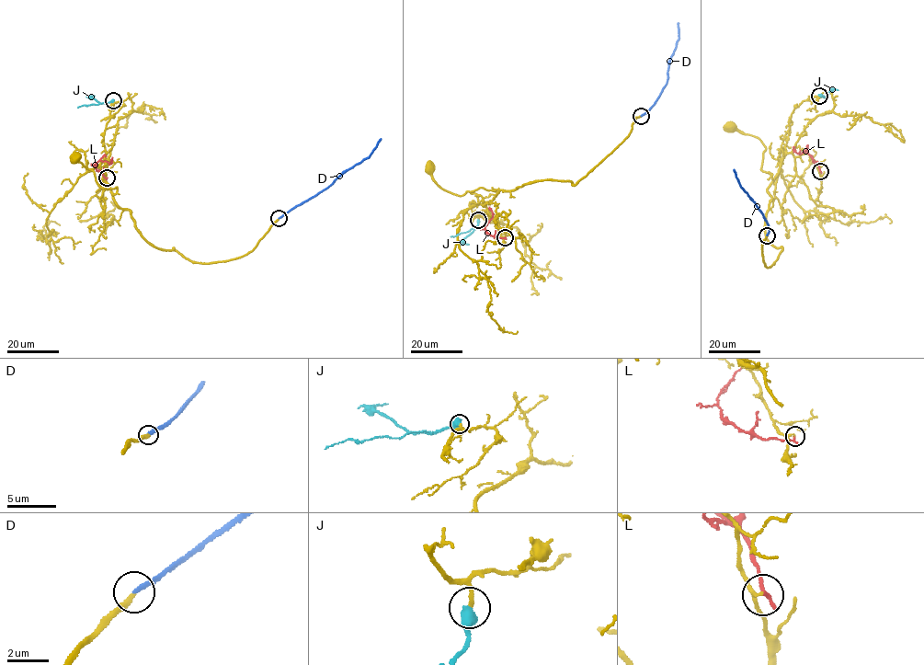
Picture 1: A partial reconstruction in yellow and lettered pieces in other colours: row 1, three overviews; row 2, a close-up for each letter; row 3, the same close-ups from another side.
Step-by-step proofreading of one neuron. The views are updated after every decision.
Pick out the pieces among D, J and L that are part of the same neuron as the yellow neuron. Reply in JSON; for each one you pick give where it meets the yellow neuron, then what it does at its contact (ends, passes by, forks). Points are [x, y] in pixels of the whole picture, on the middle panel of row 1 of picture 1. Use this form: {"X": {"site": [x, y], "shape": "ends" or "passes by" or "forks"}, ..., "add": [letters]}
{"D": {"site": [641, 116], "shape": "ends"}, "add": ["D"]}

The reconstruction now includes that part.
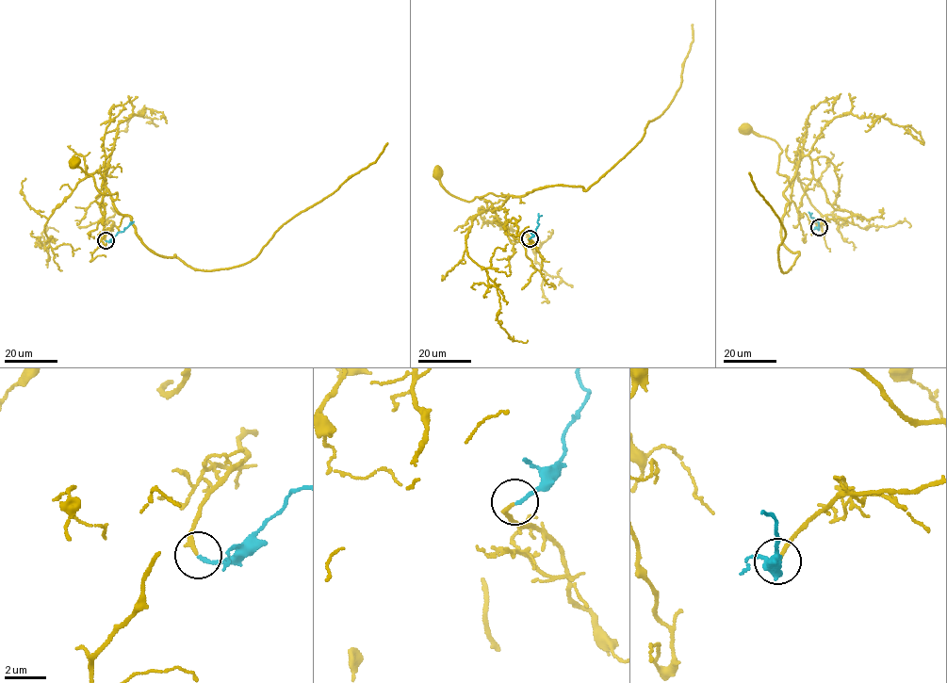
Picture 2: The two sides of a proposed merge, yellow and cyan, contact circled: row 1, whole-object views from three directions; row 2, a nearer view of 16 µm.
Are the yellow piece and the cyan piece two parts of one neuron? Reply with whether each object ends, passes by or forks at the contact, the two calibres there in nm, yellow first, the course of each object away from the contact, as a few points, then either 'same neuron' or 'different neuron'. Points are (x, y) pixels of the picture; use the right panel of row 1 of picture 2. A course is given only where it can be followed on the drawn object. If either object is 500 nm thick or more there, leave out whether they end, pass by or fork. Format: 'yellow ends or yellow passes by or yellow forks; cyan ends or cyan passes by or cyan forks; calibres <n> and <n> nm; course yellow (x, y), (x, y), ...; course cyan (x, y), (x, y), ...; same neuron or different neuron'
yellow ends; cyan ends; calibres 190 and 170 nm; course yellow (819, 228), (827, 219), (858, 215), (830, 203), (808, 155), (790, 182), (776, 172), (778, 144), (745, 130); course cyan (819, 228), (809, 215), (812, 213); same neuron

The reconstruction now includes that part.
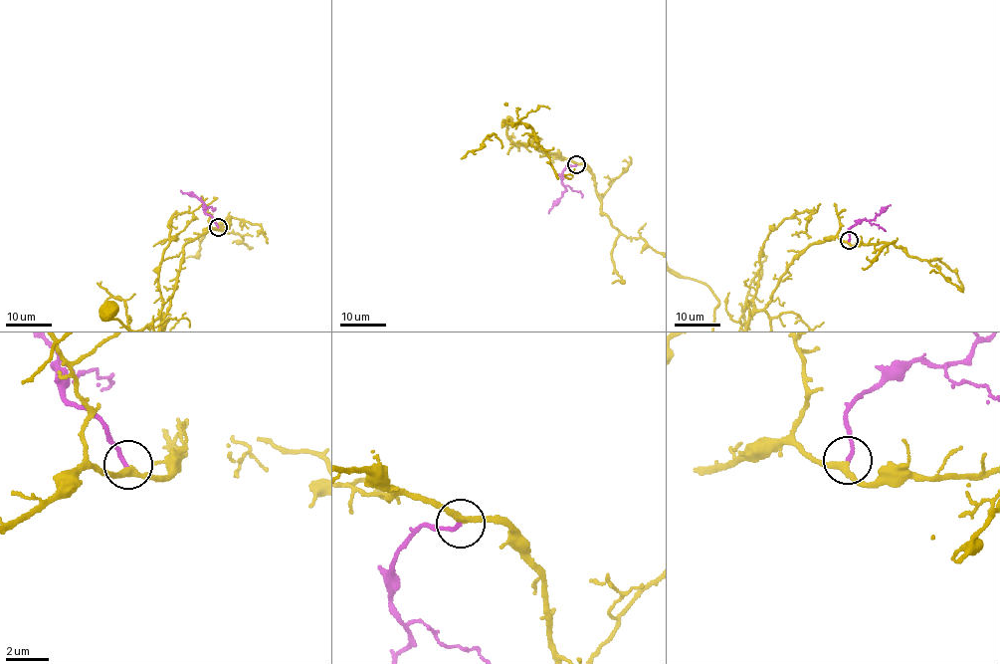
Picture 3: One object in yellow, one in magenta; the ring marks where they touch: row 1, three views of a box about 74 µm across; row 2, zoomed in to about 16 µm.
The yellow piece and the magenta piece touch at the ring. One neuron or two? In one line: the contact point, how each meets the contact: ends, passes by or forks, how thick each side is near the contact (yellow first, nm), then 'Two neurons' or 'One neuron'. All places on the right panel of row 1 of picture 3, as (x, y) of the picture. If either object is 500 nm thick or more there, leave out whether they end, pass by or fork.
Place: (849, 240). At the ring yellow passes by. At the ring magenta ends. Thickness 240 nm (yellow) against 180 nm. One neuron

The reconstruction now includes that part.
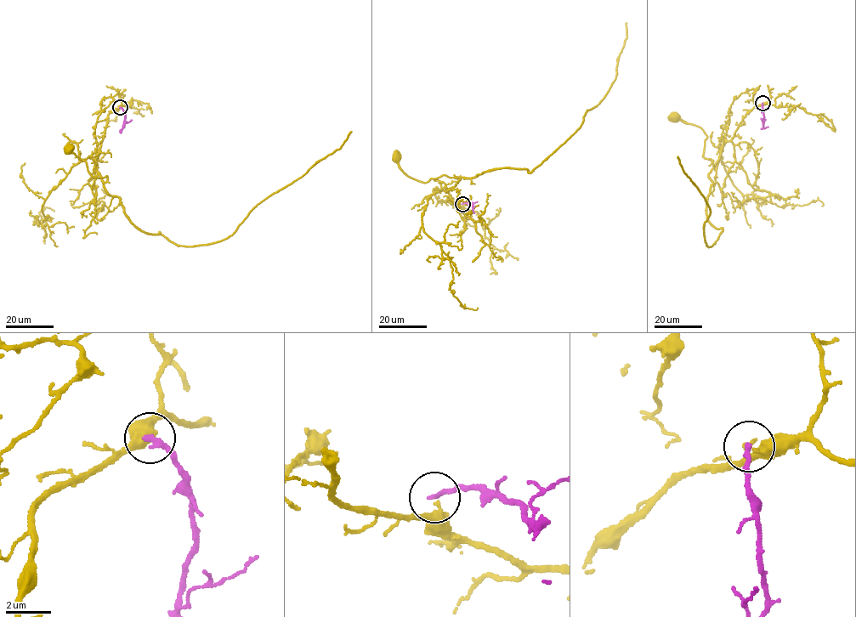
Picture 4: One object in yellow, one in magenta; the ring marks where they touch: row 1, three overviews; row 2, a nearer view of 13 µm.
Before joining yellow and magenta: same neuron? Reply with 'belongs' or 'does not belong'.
does not belong

